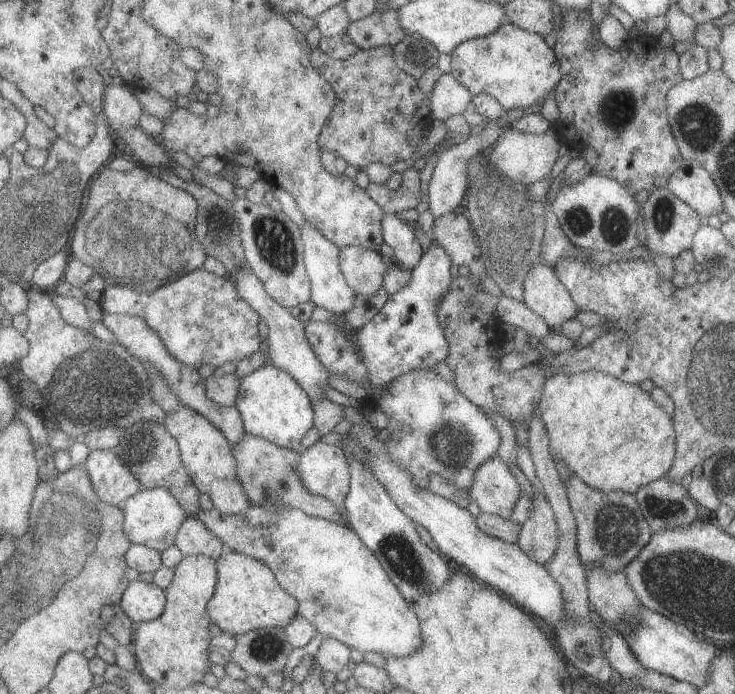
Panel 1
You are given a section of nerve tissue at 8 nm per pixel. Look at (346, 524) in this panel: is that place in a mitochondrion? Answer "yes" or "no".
no

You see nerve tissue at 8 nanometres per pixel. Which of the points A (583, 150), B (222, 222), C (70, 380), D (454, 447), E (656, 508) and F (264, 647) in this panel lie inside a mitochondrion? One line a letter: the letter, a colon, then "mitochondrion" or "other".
A: other
B: mitochondrion
C: mitochondrion
D: mitochondrion
E: mitochondrion
F: mitochondrion

